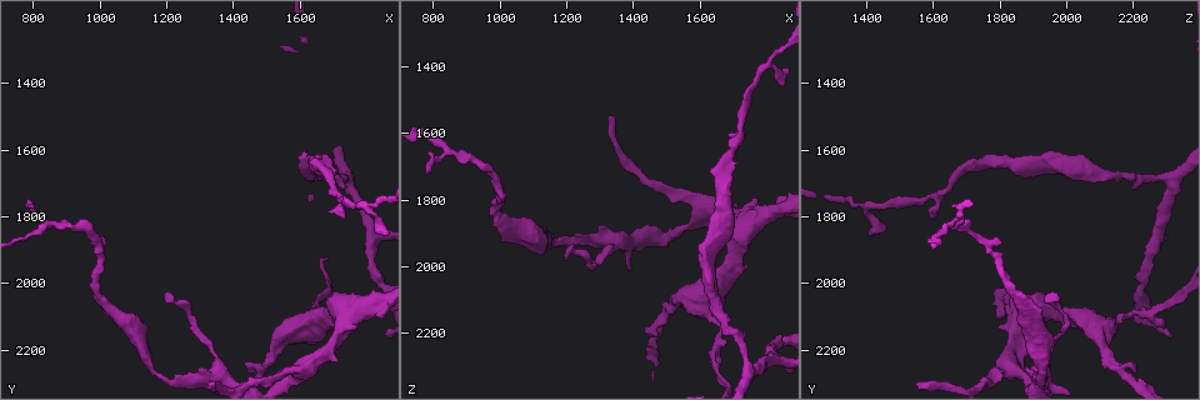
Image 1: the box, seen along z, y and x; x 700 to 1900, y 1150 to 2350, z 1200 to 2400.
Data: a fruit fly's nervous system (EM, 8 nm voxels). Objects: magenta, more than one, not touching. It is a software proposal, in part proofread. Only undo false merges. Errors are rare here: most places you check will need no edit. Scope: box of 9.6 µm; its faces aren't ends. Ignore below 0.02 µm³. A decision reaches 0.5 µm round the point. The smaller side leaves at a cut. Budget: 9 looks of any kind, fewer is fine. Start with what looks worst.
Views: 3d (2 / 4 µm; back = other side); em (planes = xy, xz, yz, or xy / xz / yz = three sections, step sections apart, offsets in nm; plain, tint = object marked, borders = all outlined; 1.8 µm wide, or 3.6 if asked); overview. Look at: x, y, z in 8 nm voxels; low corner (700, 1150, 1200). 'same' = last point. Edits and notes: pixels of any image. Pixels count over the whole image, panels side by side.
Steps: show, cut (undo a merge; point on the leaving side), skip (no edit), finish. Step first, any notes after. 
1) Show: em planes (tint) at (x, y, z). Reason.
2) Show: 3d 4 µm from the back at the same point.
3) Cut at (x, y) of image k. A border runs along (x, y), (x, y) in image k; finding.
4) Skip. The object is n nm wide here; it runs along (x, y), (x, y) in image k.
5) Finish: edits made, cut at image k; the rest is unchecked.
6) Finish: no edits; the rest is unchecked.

Show: 3d 2 µm at (1690, 2190, 1840). Arms part here.

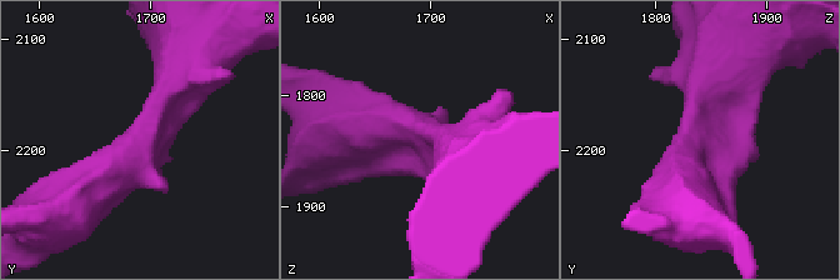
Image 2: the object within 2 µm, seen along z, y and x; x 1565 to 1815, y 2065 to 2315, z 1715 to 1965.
Show: em xy step 8 (tint) at (1686, 2196, 1834).

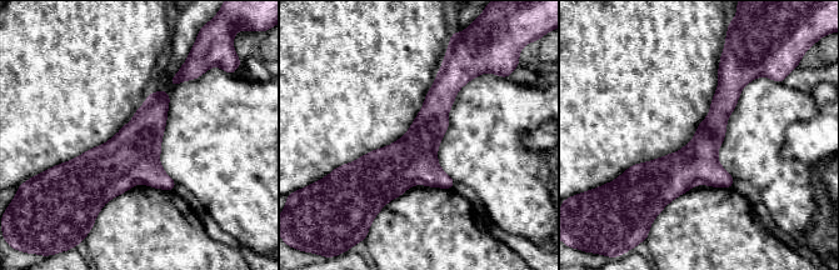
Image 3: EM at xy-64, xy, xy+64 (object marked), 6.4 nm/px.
Skip. It runs along (445, 70), (380, 204) in image 3; all the same neuron.

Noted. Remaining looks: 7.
Show: 3d 2 µm at (1660, 2080, 2220). A narrow waist.

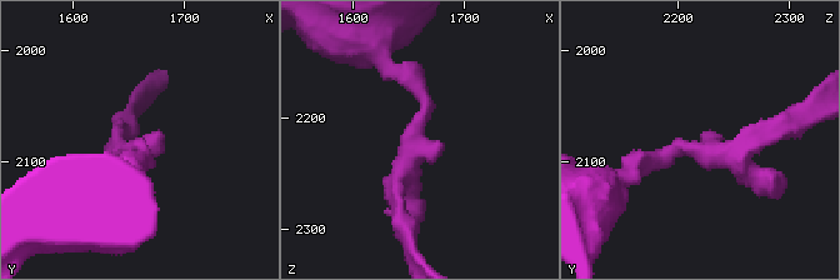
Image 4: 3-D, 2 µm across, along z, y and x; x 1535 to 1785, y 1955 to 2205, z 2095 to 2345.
Show: em planes (tint) at (1656, 2086, 2216).

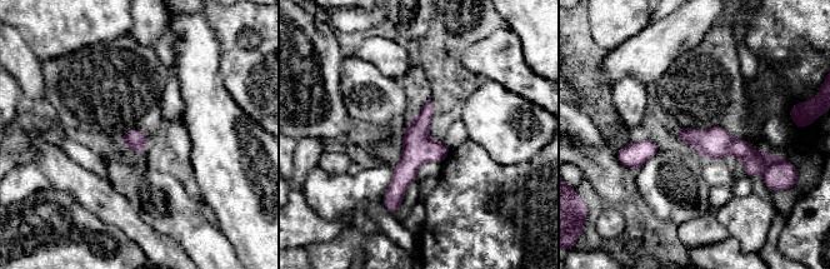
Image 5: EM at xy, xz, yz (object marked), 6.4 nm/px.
Skip. The object is 130 nm wide here; continuous, no second neuron.

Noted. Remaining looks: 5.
Show: 3d 2 µm at (1800, 1780, 1400). A fork.

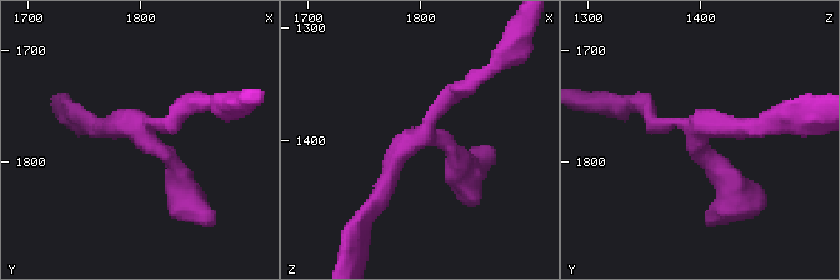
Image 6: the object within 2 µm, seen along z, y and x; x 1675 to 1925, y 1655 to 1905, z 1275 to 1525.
Show: em yz step 16 (tint) at (1796, 1772, 1400). Shape alone is not enough.

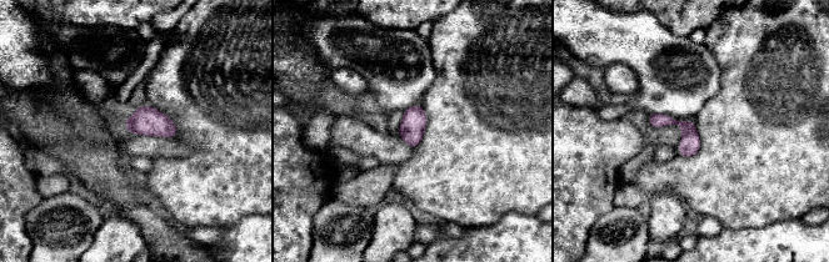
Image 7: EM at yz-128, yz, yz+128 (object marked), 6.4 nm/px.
Skip. It runs along (652, 117), (679, 122), (694, 150) in image 7; continuous, no second neuron.

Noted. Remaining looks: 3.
Show: 3d 4 µm at (1350, 2280, 1930). Thin arm on a thick one.

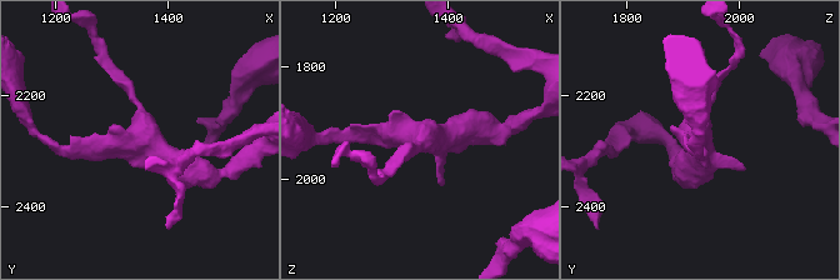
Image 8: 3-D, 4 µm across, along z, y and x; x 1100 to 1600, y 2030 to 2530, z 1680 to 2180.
Show: em 3.6 µm xy step 16 (borders) at (1355, 2275, 1925). Shape alone is not enough.

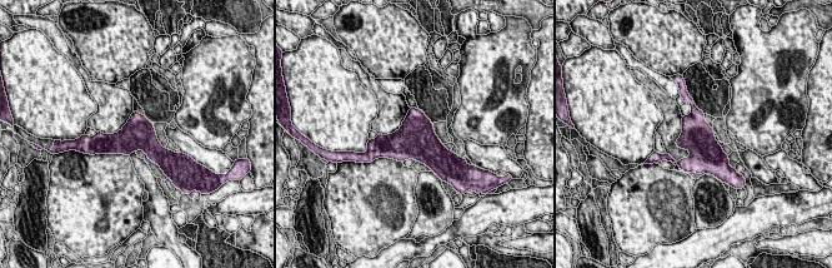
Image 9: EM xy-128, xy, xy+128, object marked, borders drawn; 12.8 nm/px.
Skip. All the same neuron.

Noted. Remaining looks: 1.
Finish: no edits; the rest is unchecked.

